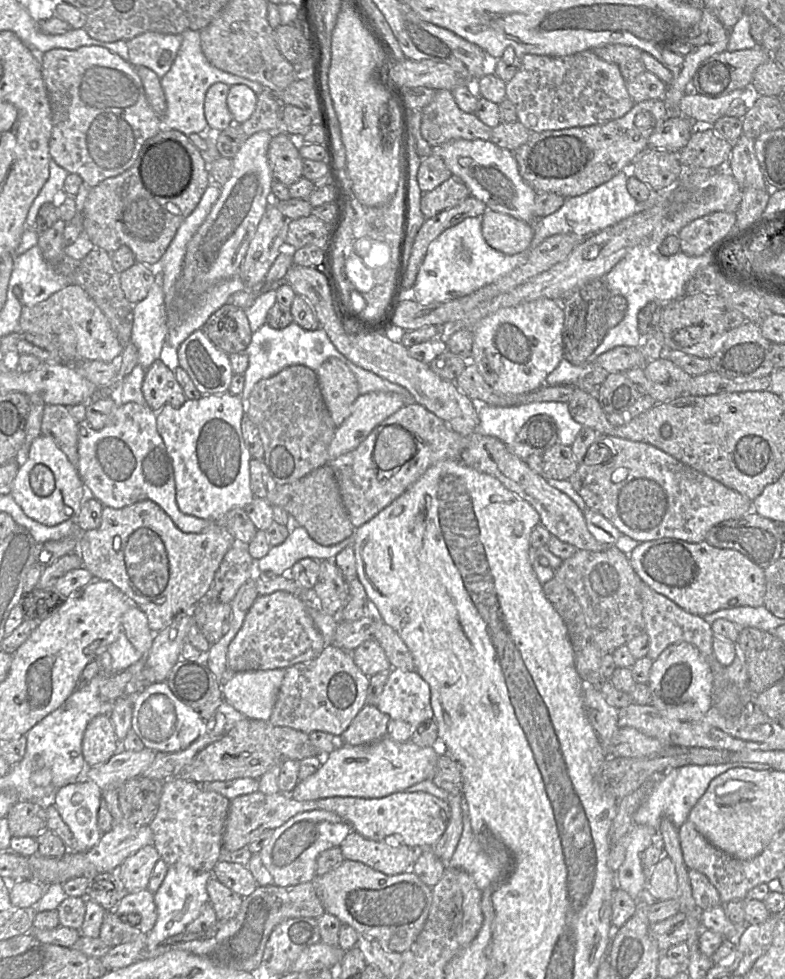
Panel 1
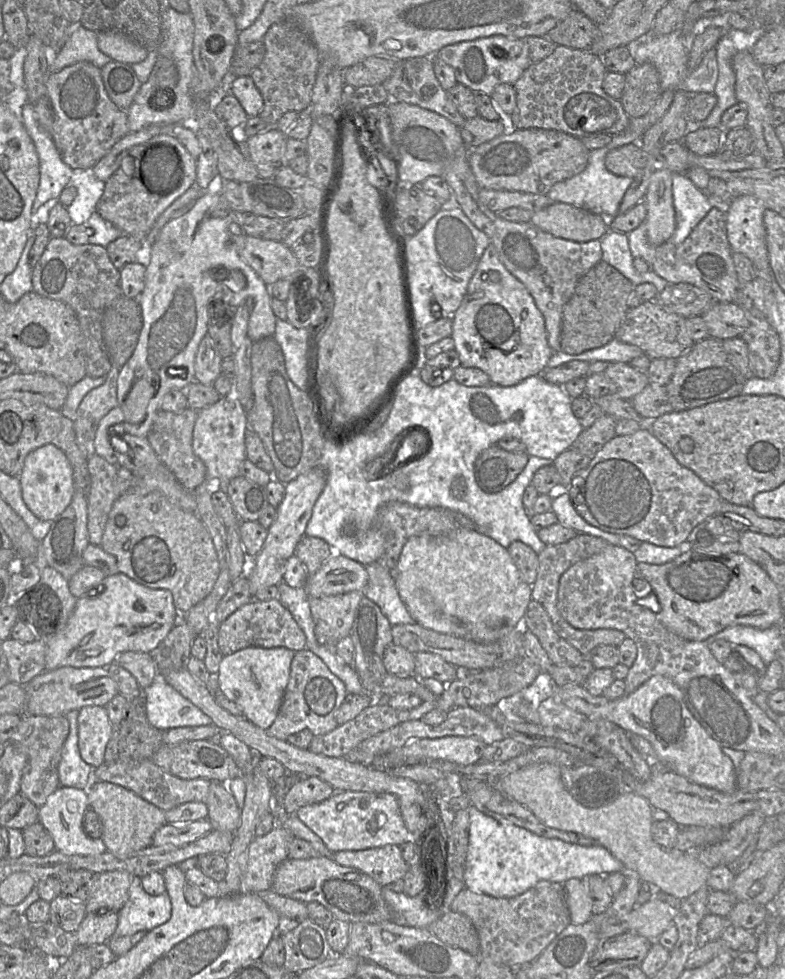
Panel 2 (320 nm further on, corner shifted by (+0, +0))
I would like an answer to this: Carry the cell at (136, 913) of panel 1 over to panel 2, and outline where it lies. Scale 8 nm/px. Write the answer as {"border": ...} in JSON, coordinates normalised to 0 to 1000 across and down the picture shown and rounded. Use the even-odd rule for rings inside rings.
{"border":[[[122,932],[111,933],[98,951],[94,953],[97,957],[98,966],[125,965],[136,963],[144,956],[150,945],[150,932],[139,932],[134,935],[125,935]]]}

